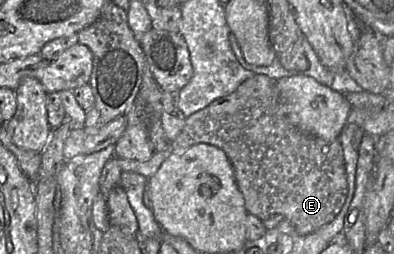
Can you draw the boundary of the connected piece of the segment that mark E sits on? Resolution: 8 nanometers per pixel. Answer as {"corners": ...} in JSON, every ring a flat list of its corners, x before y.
{"corners":[[255,75,243,81,231,94,186,117,185,126,171,142,170,149,175,152,199,143,215,146,226,154,242,195,243,214,252,215,259,221,278,214,287,219,298,234,308,235,333,221,348,197,349,188,341,143,338,139,328,141,310,135,294,125,280,105,276,80,270,77]]}

